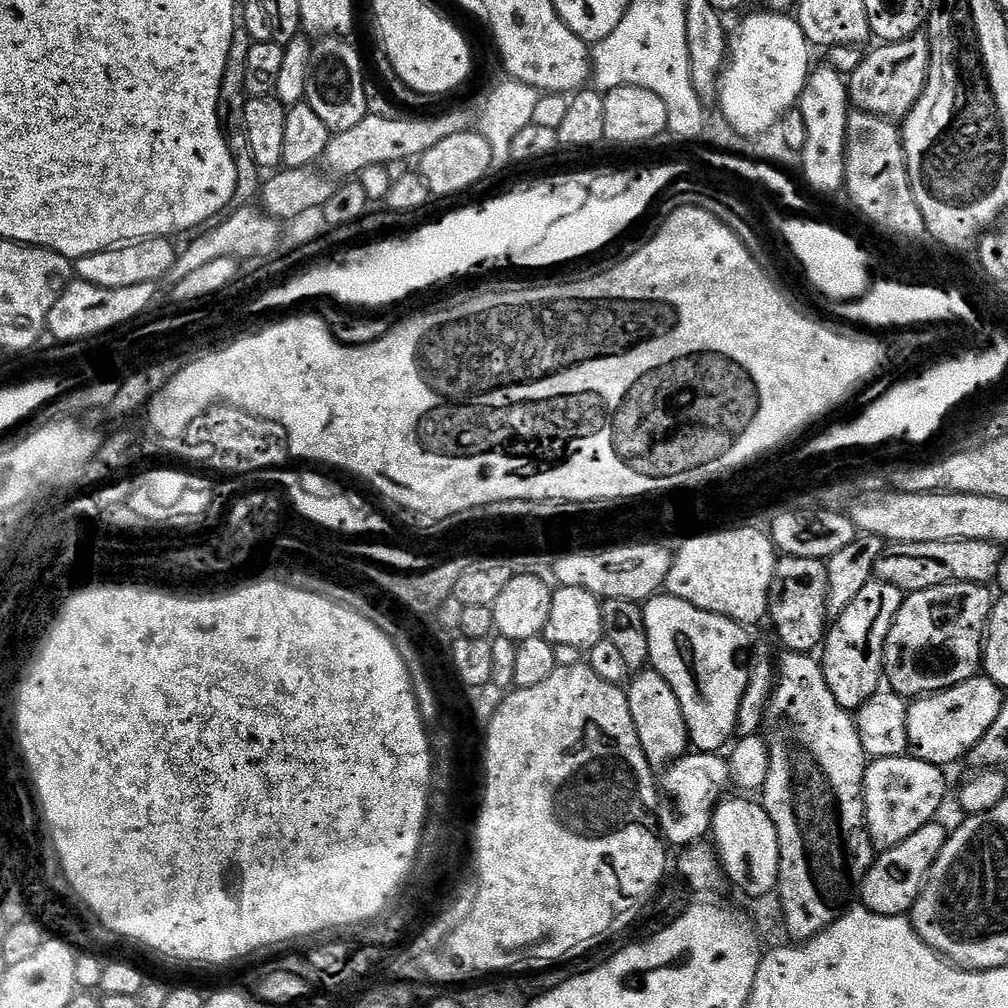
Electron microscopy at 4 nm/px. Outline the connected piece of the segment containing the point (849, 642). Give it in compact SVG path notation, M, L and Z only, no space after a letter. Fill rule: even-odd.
M878 579L869 580L858 598L846 606L827 629L822 645L822 667L824 677L838 702L843 708L859 710L870 697L881 691L884 675L884 647L892 629L894 618L904 604L905 593L898 586L890 586Z

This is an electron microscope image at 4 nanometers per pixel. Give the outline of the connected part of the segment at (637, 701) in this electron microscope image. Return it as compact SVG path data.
M644 670L637 676L640 677L632 685L628 684L626 691L632 711L632 721L636 723L636 729L640 735L640 745L653 761L673 762L679 760L689 751L687 748L690 748L690 729L682 706L672 687L660 677L659 672Z

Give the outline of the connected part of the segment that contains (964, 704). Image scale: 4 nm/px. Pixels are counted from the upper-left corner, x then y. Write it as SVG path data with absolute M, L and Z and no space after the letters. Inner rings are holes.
M977 674L966 682L930 696L921 696L908 704L908 742L911 755L928 764L945 766L967 757L982 734L994 726L1006 702L1005 689L987 674Z

